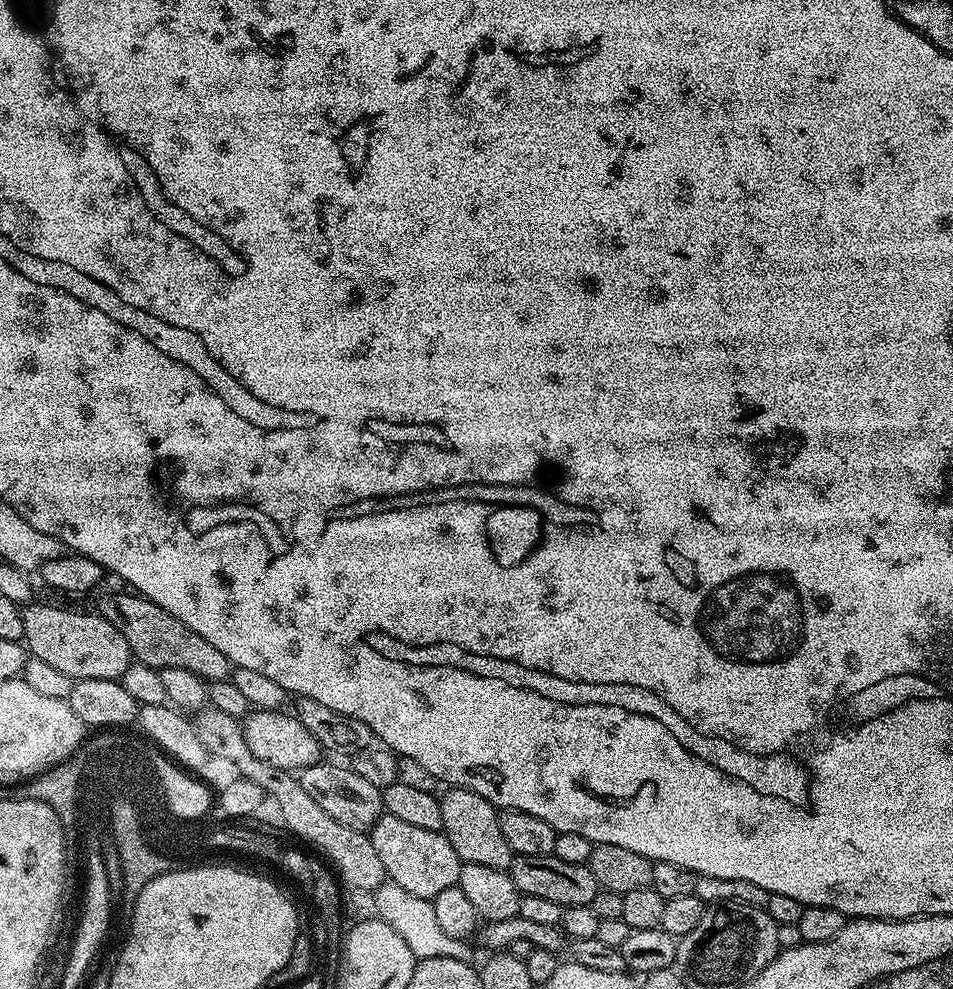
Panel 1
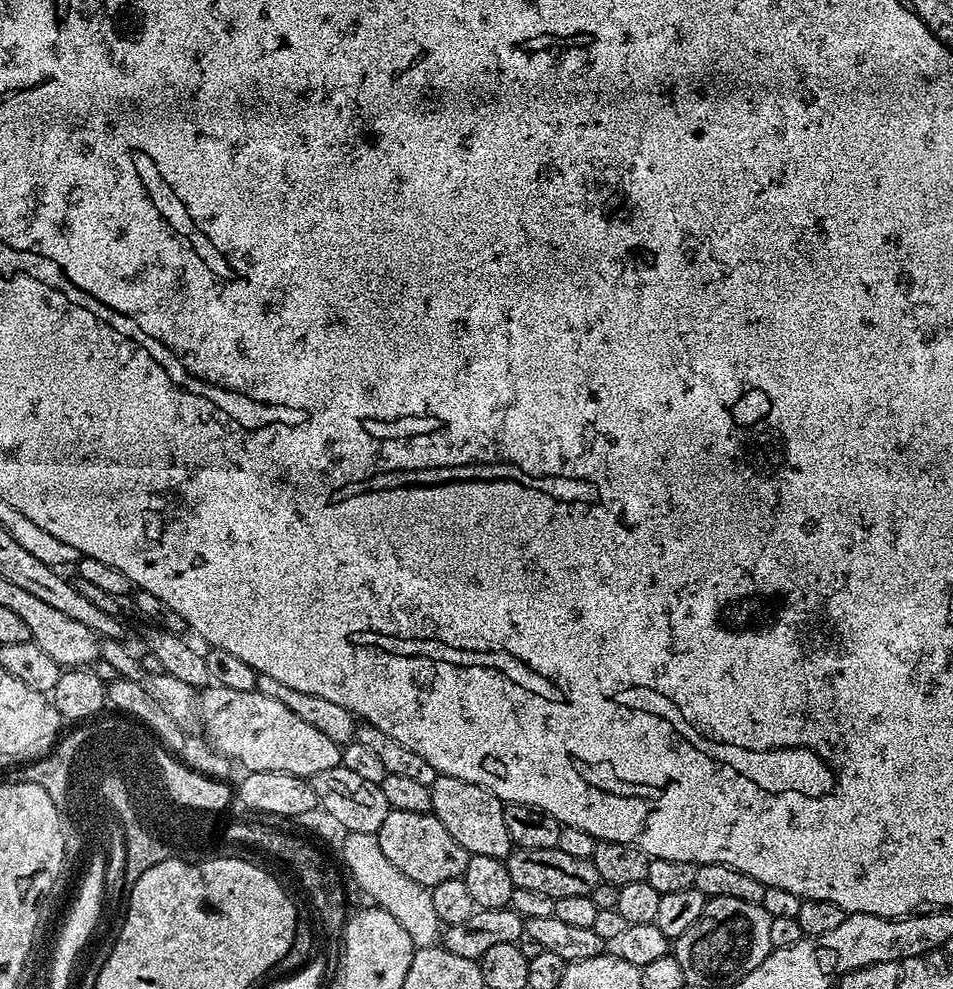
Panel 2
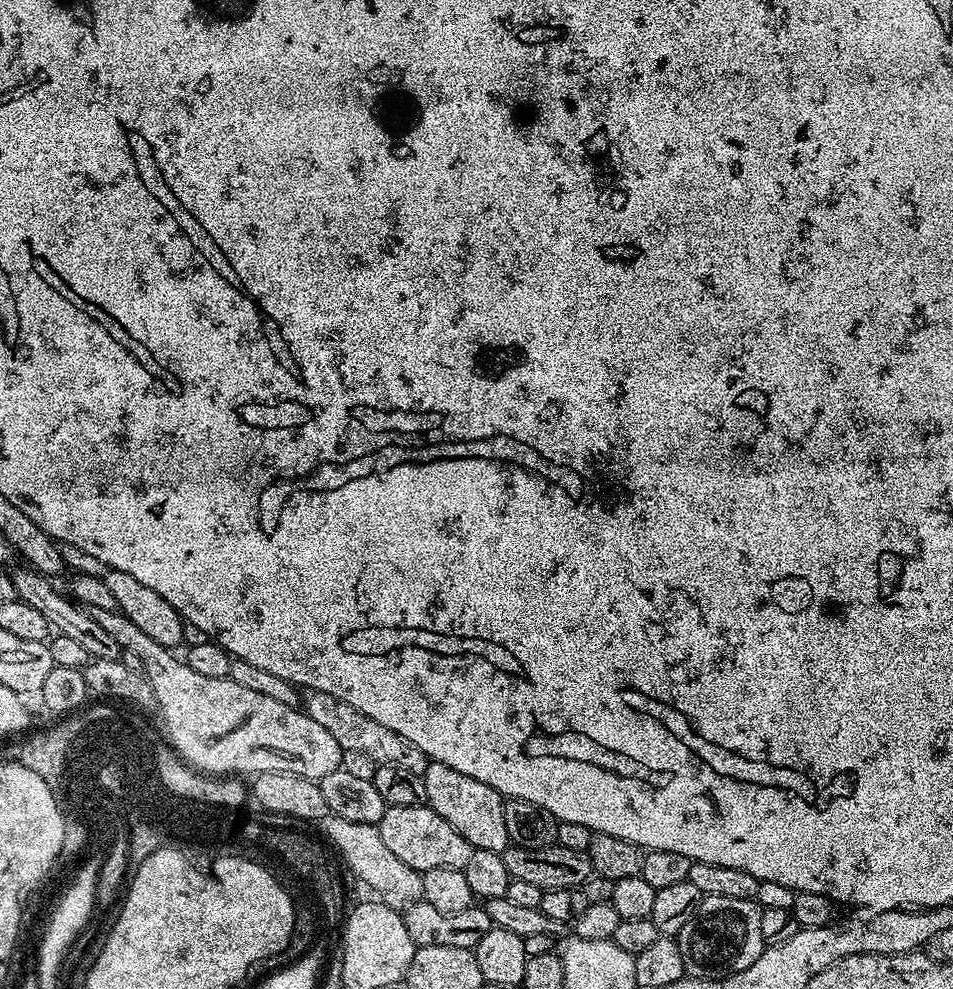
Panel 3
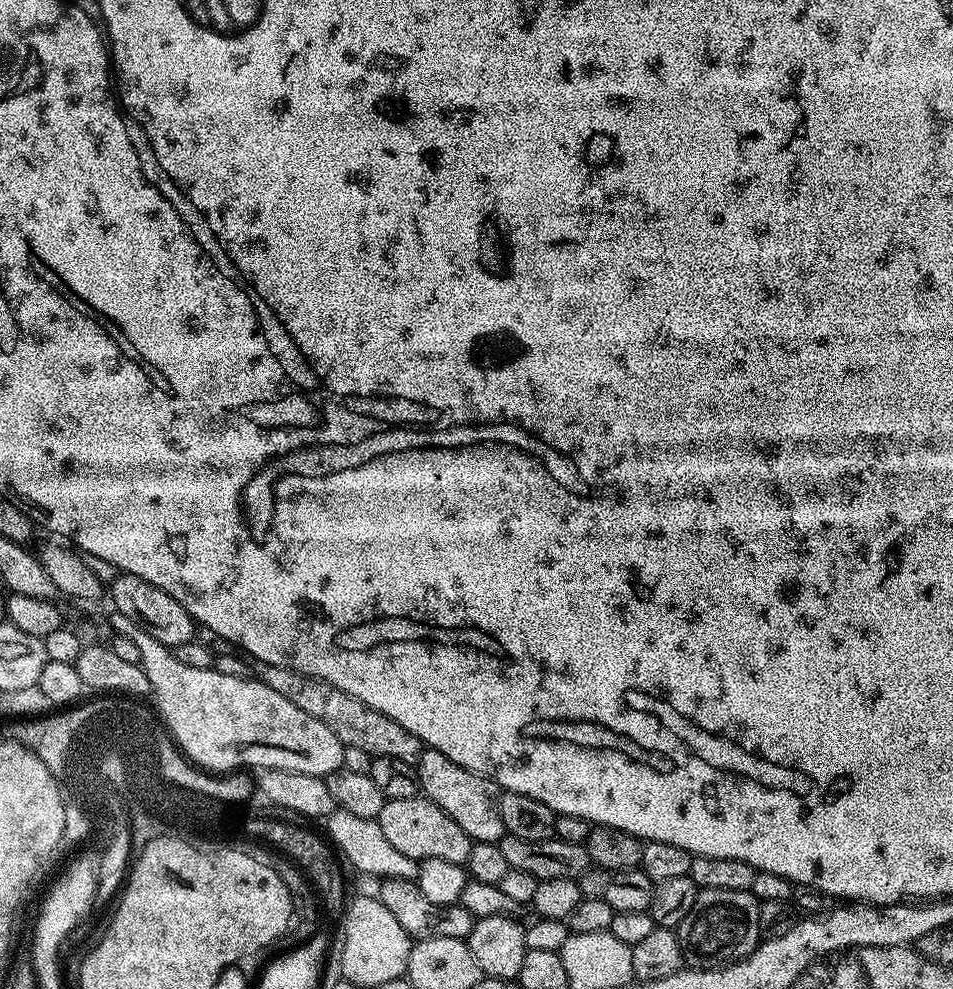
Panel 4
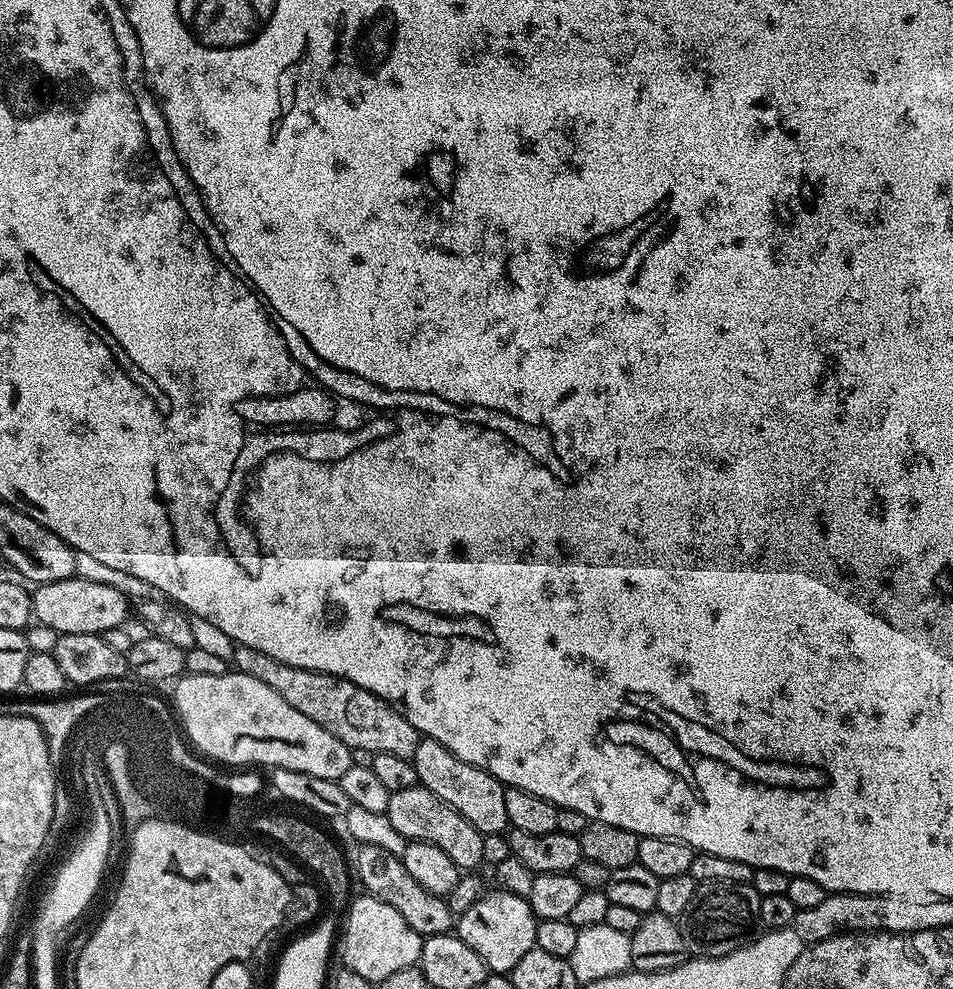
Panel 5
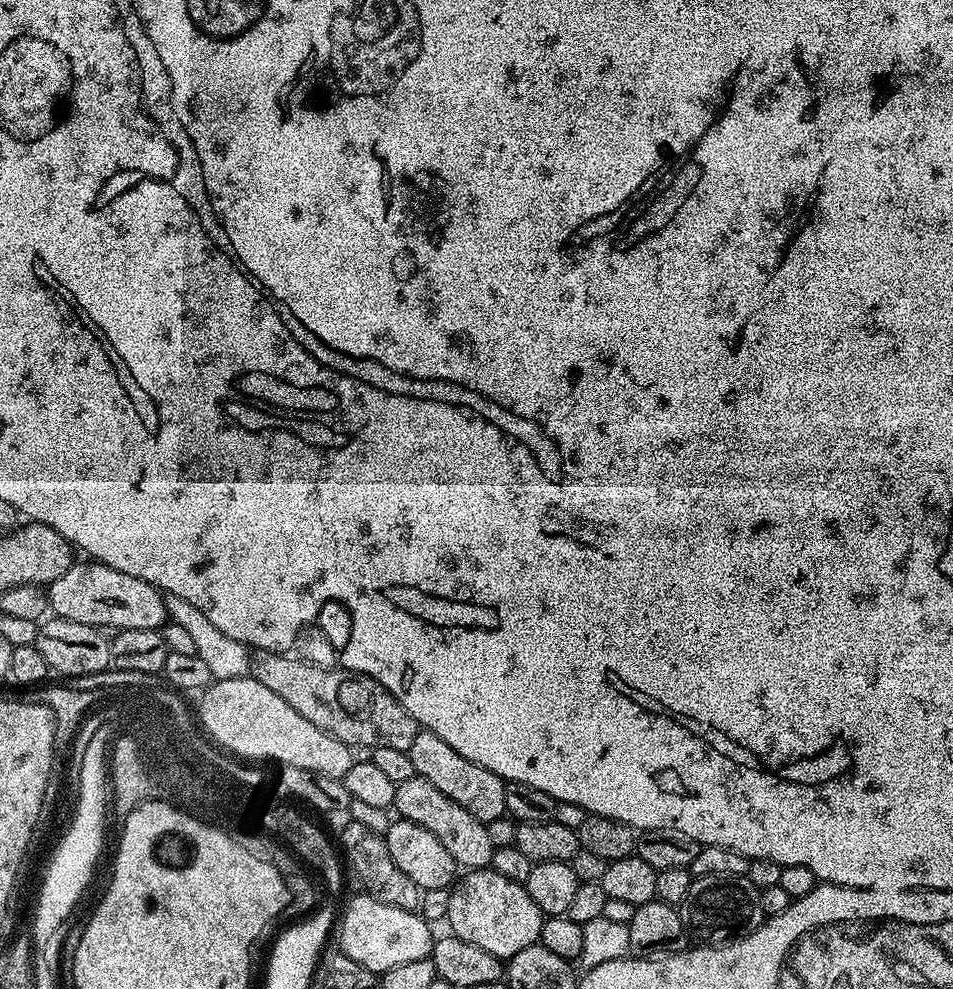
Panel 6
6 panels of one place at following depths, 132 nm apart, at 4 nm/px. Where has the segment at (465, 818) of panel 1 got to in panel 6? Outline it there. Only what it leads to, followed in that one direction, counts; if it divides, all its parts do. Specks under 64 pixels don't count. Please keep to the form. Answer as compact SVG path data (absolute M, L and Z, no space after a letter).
M421 732L414 738L414 742L407 752L410 762L414 762L417 776L426 778L437 790L442 790L446 798L458 802L462 810L474 814L483 824L494 822L506 815L506 781L498 774L486 770L486 766L478 766L478 762L470 762L470 758L462 758L450 742L442 742L438 734Z

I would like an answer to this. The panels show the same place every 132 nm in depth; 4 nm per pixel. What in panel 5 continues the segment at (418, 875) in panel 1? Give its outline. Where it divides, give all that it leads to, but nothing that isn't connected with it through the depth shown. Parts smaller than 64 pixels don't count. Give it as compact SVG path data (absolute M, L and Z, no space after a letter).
M421 784L410 786L410 790L398 790L390 794L390 806L386 806L384 814L388 816L390 823L402 834L406 841L430 842L430 846L438 846L455 864L462 870L476 870L484 864L482 858L482 842L484 833L480 832L458 810L446 806L438 794L430 794Z

